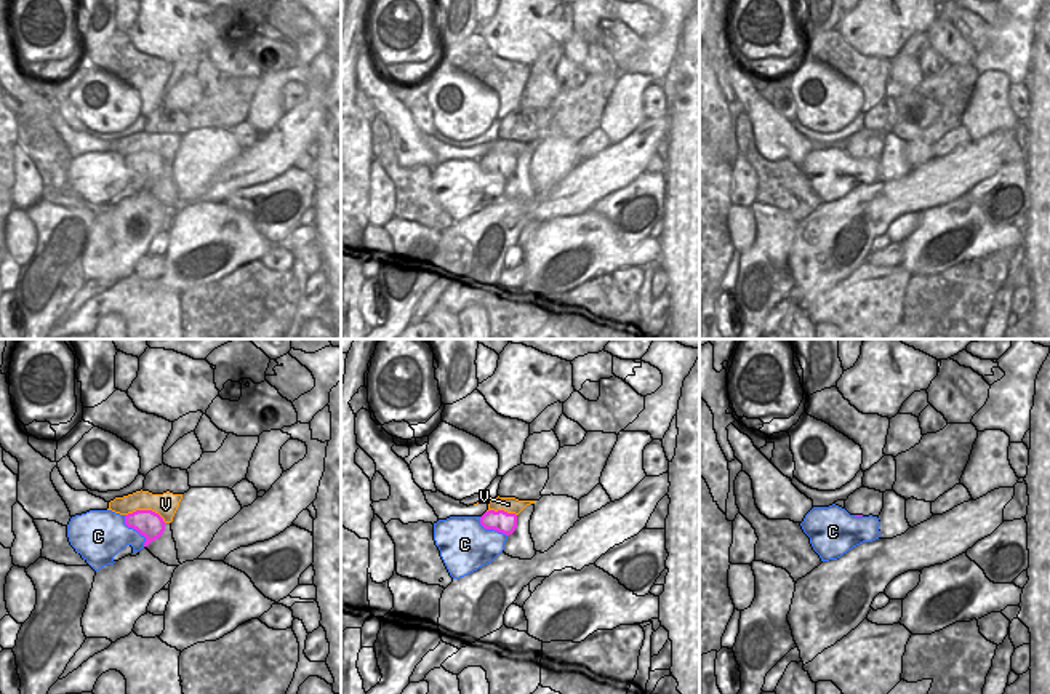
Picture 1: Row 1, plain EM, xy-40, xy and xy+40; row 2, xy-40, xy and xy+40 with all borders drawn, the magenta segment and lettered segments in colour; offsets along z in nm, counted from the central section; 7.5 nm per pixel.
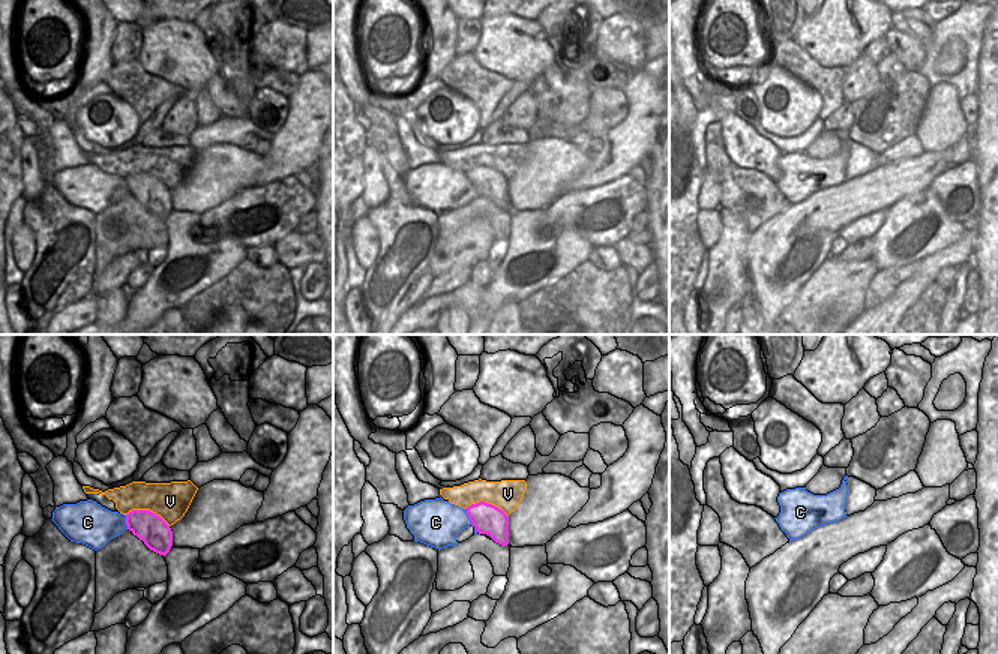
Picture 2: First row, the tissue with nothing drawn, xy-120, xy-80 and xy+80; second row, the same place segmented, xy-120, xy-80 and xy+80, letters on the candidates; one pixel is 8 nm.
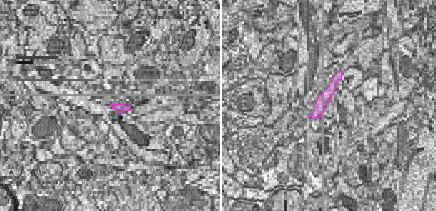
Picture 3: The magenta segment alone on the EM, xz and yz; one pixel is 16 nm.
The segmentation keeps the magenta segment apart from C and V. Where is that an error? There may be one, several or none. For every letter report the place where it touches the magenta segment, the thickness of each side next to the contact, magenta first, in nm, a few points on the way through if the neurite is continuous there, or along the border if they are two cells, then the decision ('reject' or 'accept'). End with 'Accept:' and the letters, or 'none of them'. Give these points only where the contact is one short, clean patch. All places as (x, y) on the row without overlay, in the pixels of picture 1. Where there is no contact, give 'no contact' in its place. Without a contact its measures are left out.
C: xy-40 (135, 170) | 200/360 nm | along xy-40 (124, 157), (124, 163), (144, 179), (144, 187) | reject
V: xy-40 (146, 152) | 200/170 nm | reject
Accept: none of them

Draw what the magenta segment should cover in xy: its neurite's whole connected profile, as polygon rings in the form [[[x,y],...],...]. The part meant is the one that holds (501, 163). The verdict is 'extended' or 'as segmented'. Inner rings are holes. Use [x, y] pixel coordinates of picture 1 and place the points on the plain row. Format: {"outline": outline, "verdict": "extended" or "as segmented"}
{"outline": [[[488,152],[480,158],[480,166],[485,171],[495,171],[506,177],[512,176],[517,170],[517,157],[504,152]]], "verdict": "as segmented"}

